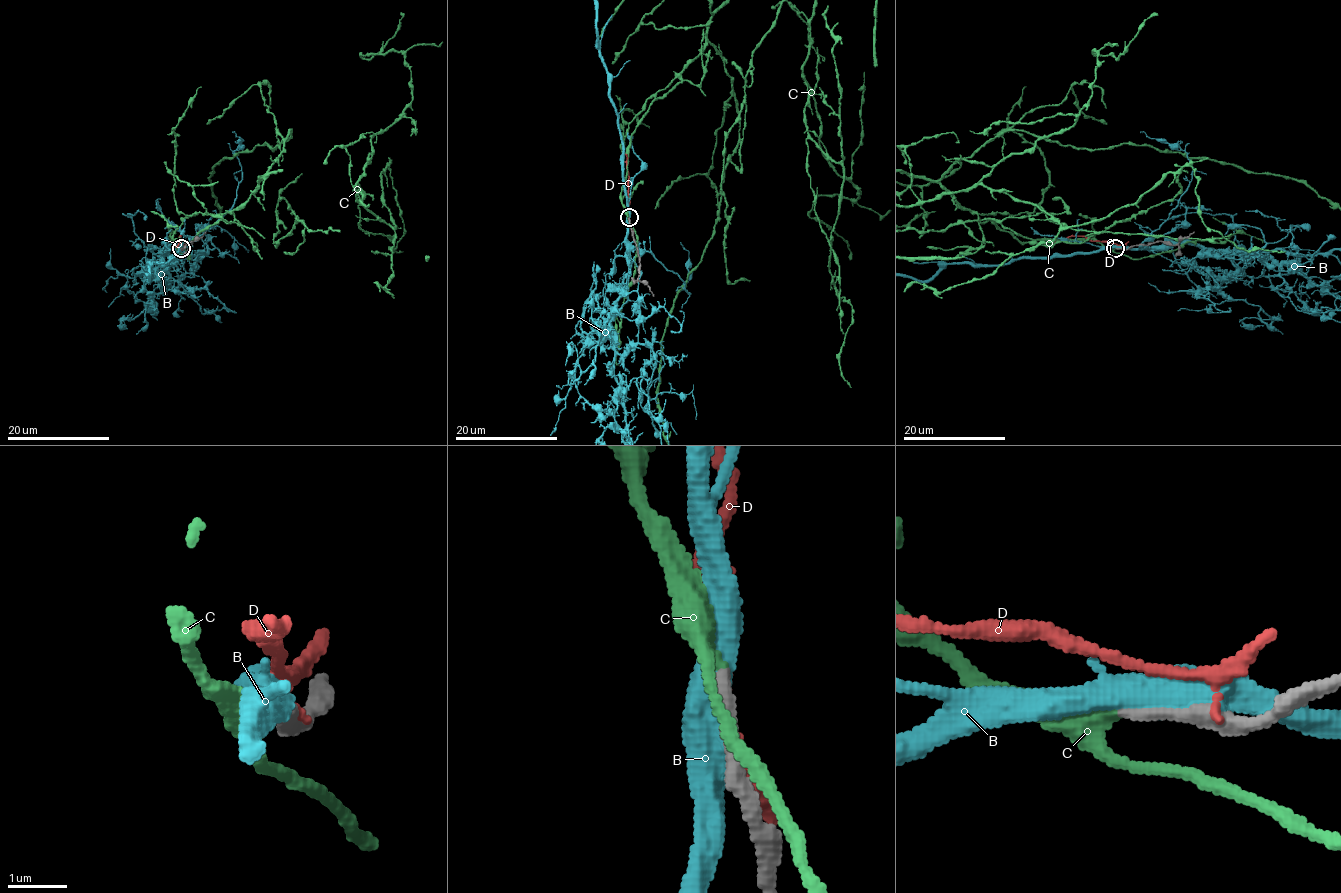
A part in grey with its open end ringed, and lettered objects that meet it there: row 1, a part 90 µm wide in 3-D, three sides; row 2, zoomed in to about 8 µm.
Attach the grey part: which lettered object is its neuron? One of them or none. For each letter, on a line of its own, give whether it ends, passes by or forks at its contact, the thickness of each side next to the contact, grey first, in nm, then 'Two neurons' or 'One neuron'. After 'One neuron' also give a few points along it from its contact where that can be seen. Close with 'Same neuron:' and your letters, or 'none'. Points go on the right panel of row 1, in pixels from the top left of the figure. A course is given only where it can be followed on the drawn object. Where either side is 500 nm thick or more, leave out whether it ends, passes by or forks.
B: Thickness 360 nm (grey) against 550 nm. Two neurons
C: It passes by. Thickness 200 nm (grey) against 280 nm. One neuron
D: It passes by. Thickness 280 nm (grey) against 190 nm. Two neurons
Same neuron: C

